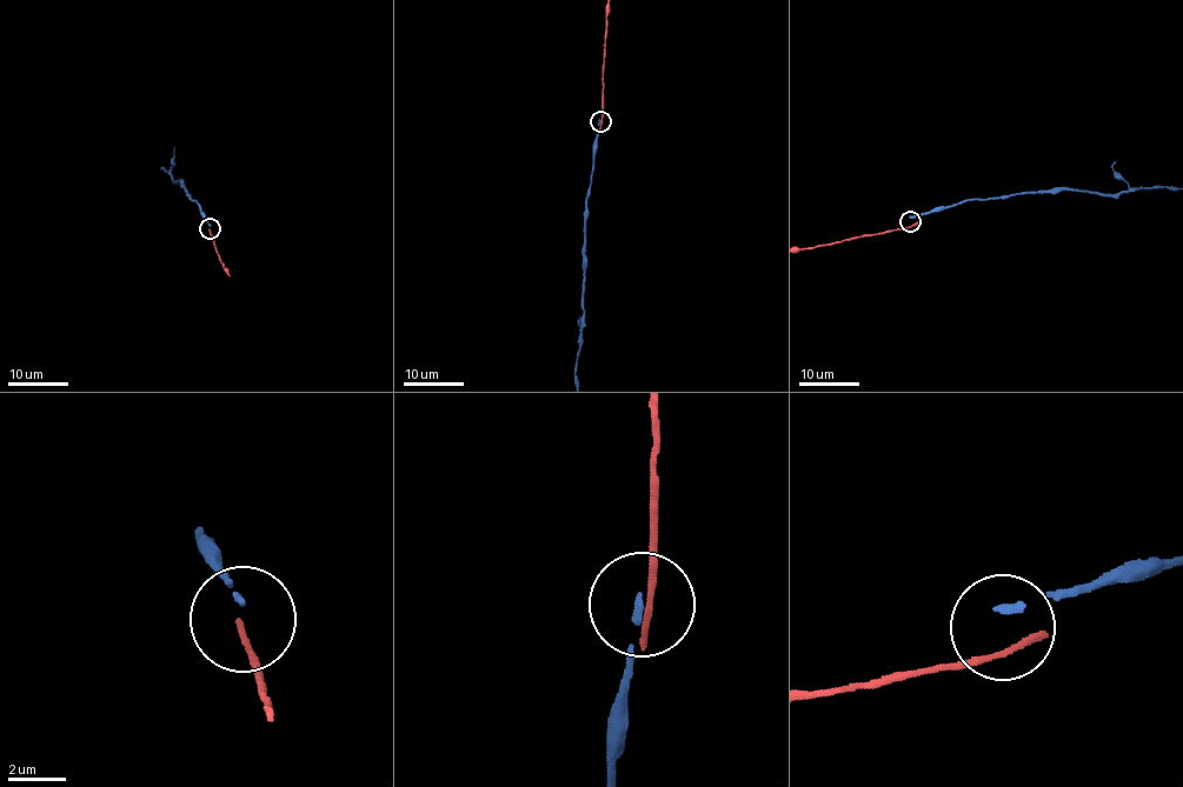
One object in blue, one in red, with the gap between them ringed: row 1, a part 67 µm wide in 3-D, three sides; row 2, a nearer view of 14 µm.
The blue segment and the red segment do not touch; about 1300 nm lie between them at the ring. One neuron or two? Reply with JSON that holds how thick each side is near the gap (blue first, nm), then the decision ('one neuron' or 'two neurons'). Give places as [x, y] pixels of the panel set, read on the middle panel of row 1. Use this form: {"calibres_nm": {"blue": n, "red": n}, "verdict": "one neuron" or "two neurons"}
{"calibres_nm": {"blue": 240, "red": 300}, "verdict": "two neurons"}

